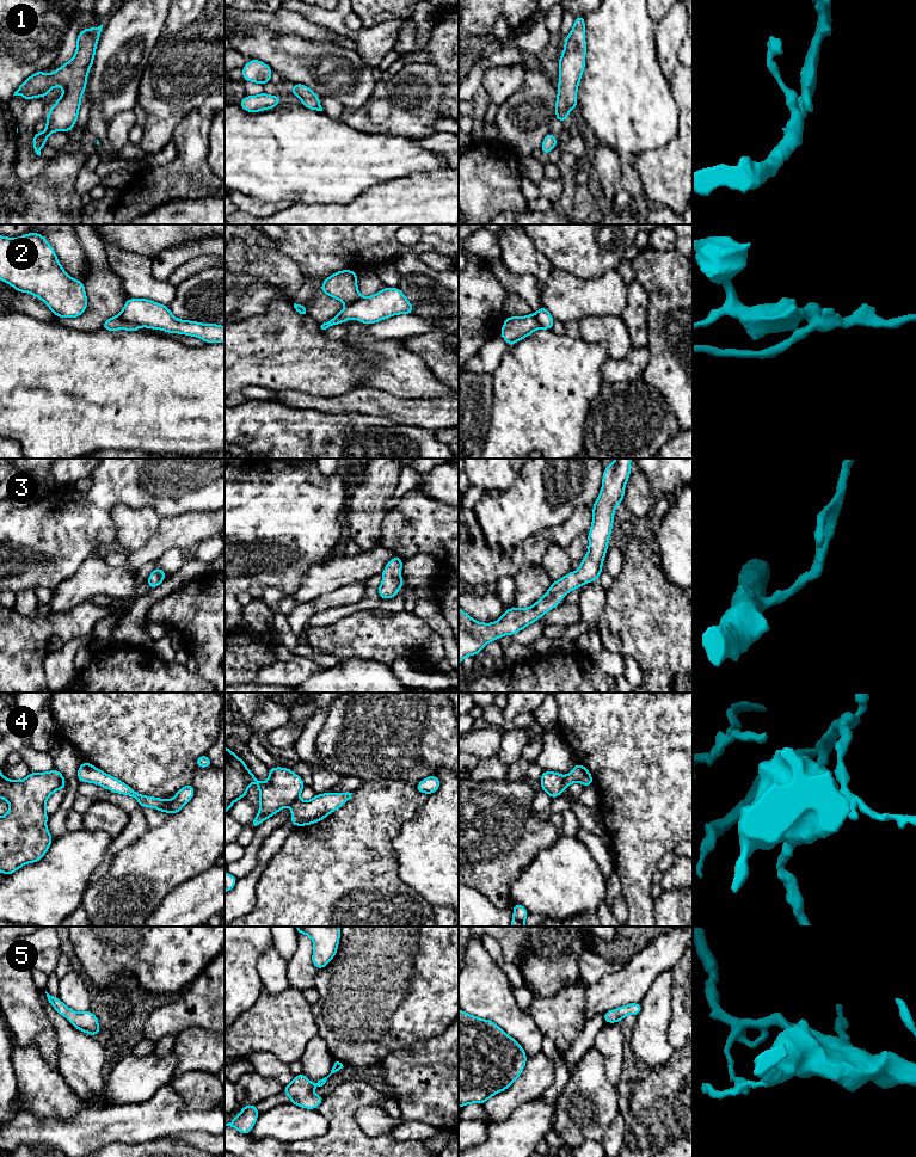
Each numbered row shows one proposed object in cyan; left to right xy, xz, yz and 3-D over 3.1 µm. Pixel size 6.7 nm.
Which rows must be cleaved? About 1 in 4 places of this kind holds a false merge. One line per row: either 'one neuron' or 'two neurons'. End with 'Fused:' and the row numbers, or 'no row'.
1: one neuron
2: two neurons
3: one neuron
4: two neurons
5: one neuron
Fused: 2, 4

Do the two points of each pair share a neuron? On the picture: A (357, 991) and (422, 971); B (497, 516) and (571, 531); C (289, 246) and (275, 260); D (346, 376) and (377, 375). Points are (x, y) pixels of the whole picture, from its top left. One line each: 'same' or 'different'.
A: same
B: different
C: different
D: different

